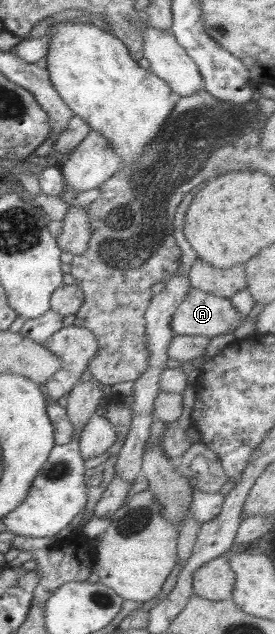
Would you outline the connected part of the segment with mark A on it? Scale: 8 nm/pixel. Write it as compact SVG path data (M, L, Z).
M191 287L189 296L185 296L185 300L175 310L170 323L172 331L175 331L177 335L213 338L213 336L233 333L245 322L245 319L246 316L242 316L239 311L235 310L235 306L231 305L231 300Z

